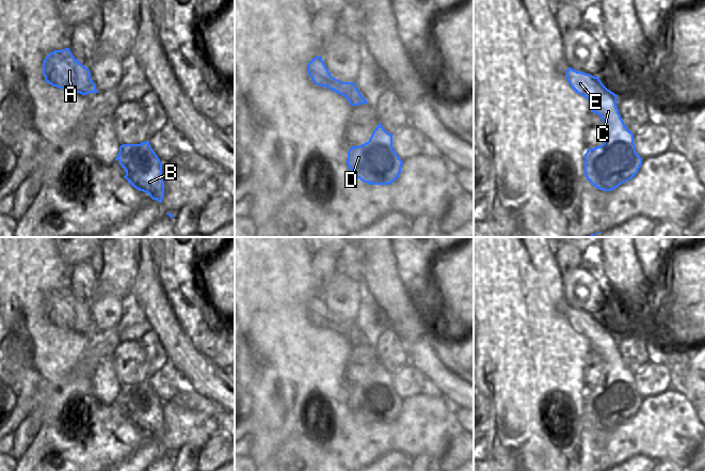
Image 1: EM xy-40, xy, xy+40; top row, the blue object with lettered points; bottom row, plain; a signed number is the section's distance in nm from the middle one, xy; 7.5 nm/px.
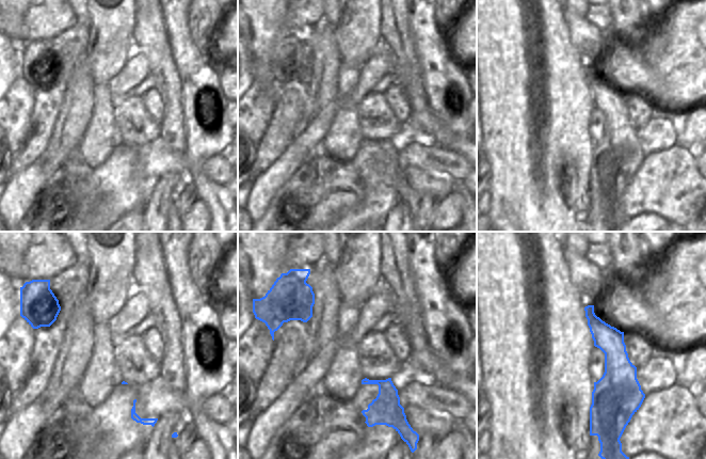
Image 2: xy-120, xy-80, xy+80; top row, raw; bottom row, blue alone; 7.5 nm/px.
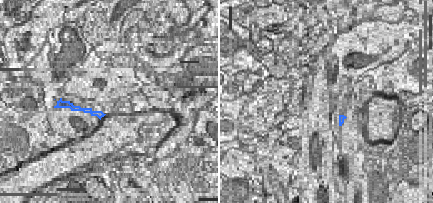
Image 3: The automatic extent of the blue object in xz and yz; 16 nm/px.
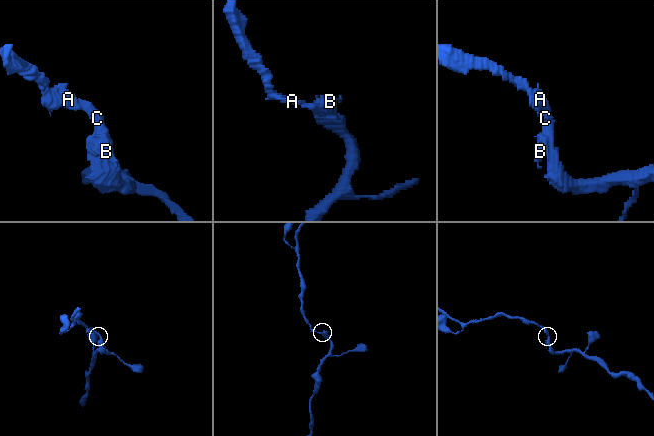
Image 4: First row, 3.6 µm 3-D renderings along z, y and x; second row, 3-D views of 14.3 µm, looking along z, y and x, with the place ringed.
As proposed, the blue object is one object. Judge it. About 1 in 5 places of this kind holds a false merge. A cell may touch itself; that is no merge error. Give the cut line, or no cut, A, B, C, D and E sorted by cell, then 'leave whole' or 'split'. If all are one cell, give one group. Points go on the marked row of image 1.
cut none; groups A B C D E; leave whole

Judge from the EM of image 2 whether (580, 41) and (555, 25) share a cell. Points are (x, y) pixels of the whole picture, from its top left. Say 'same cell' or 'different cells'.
different cells

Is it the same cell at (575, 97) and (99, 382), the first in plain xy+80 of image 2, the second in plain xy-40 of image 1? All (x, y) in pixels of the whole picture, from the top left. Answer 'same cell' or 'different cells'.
different cells

